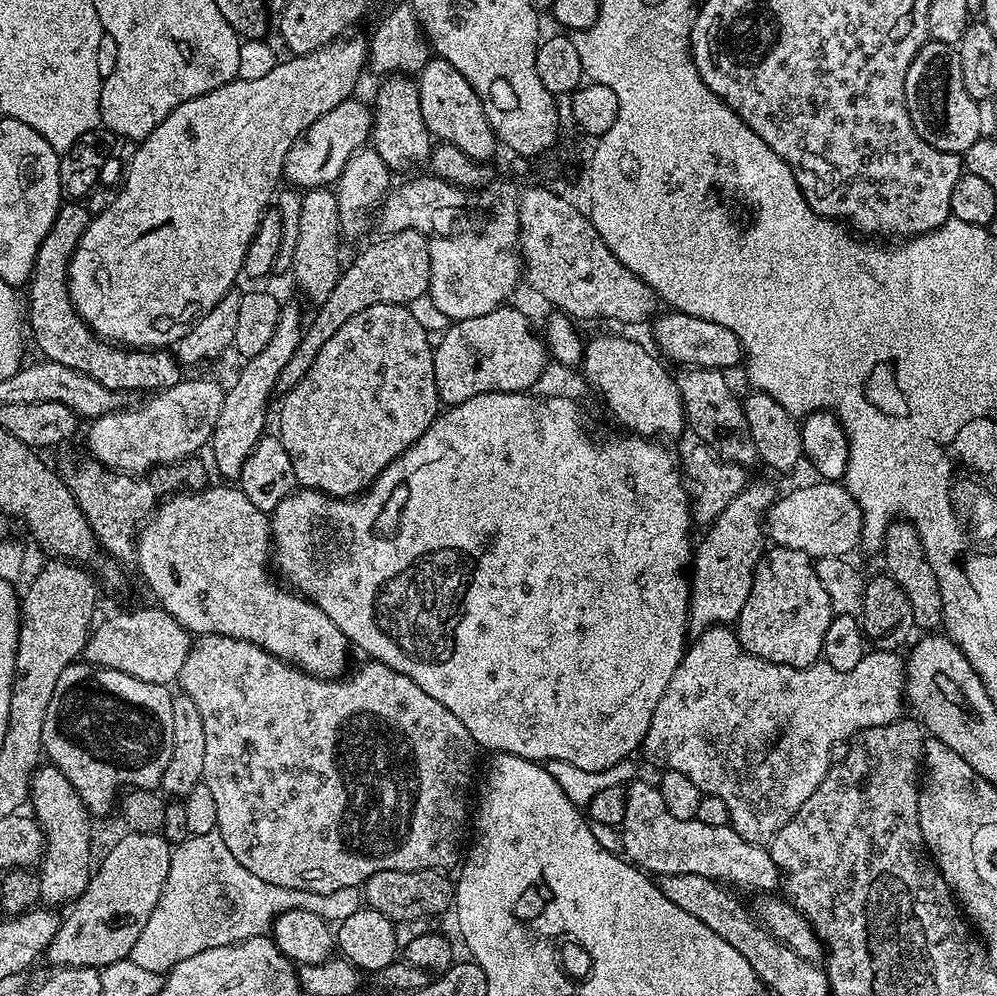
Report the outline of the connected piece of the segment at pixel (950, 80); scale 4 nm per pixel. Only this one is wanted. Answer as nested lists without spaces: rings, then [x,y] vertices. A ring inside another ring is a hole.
[[[929,39],[922,50],[918,50],[914,62],[910,62],[910,70],[906,70],[904,93],[910,122],[914,122],[914,130],[918,130],[920,137],[930,146],[943,152],[962,154],[980,139],[981,105],[966,94],[960,53],[953,45]]]

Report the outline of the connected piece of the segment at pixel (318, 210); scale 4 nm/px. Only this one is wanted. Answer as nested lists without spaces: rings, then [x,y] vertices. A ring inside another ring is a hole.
[[[310,188],[303,193],[302,214],[298,218],[298,246],[294,246],[294,258],[290,269],[291,275],[296,275],[296,284],[304,291],[304,296],[308,300],[313,300],[313,305],[319,306],[330,298],[330,290],[338,282],[342,271],[340,264],[340,207],[336,201],[335,191],[328,188]]]

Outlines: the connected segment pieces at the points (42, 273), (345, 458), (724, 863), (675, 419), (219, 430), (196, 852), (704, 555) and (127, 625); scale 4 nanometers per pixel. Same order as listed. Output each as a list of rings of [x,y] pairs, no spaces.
[[[64,202],[61,203],[58,214],[54,218],[54,226],[42,238],[42,246],[38,246],[38,254],[34,258],[32,267],[32,279],[26,285],[28,291],[28,304],[26,300],[26,324],[30,329],[30,336],[36,339],[36,344],[40,347],[40,356],[45,360],[53,360],[62,366],[68,366],[70,370],[76,370],[94,378],[102,386],[106,386],[115,392],[131,394],[131,392],[148,392],[155,394],[172,388],[180,383],[182,379],[182,365],[175,355],[168,350],[133,350],[125,348],[119,344],[111,343],[100,339],[95,332],[89,328],[82,317],[76,313],[76,308],[72,305],[72,299],[68,293],[68,264],[72,261],[74,250],[82,238],[90,219],[90,213],[83,203]]]
[[[375,304],[362,310],[362,314],[354,314],[354,318],[350,318],[340,327],[338,334],[334,334],[334,338],[330,338],[330,342],[326,342],[326,346],[322,346],[322,350],[318,350],[318,358],[314,358],[314,366],[310,366],[310,370],[306,370],[302,382],[298,382],[298,386],[283,393],[284,401],[280,404],[278,435],[282,446],[286,446],[286,454],[290,454],[290,463],[294,466],[296,483],[301,489],[312,488],[316,492],[325,492],[327,496],[341,498],[359,496],[367,492],[382,472],[411,444],[416,444],[418,438],[422,438],[422,434],[426,434],[428,427],[436,421],[442,411],[438,382],[434,382],[433,351],[434,344],[429,332],[422,330],[422,326],[418,326],[418,322],[411,316],[410,310],[403,304]]]
[[[635,782],[626,790],[626,816],[620,831],[623,853],[638,868],[654,876],[698,874],[753,892],[772,892],[781,885],[781,870],[767,847],[746,842],[731,825],[711,826],[696,819],[676,819],[666,808],[657,785]]]
[[[596,336],[583,345],[584,376],[600,391],[600,396],[608,403],[613,418],[618,423],[625,424],[629,433],[645,438],[680,436],[686,432],[682,394],[676,385],[676,376],[668,373],[664,369],[665,361],[655,351],[652,352],[647,352],[638,341],[627,340],[624,336]]]
[[[285,303],[280,310],[280,321],[278,322],[278,326],[274,328],[274,335],[270,338],[270,342],[267,344],[264,349],[261,350],[259,354],[254,354],[254,358],[250,358],[249,360],[244,360],[241,363],[240,373],[236,376],[236,381],[232,384],[232,389],[229,387],[224,394],[224,401],[222,402],[222,410],[218,414],[218,418],[216,419],[216,425],[212,428],[212,439],[210,441],[210,449],[212,448],[212,460],[211,463],[214,465],[216,463],[216,468],[221,472],[222,475],[225,476],[225,481],[232,482],[237,479],[240,475],[240,471],[242,470],[244,463],[246,462],[246,458],[250,458],[250,454],[254,450],[254,446],[257,442],[259,442],[260,437],[265,435],[266,428],[264,428],[264,423],[268,420],[268,403],[272,400],[272,391],[275,393],[277,391],[278,385],[280,383],[280,375],[282,374],[282,370],[286,366],[286,362],[290,362],[290,358],[294,354],[294,350],[298,350],[298,342],[300,341],[302,335],[302,323],[300,324],[300,308],[296,304],[287,304]]]
[[[219,832],[189,836],[186,842],[175,845],[170,862],[170,874],[164,883],[162,898],[150,922],[142,926],[138,942],[134,942],[131,960],[151,972],[167,974],[178,962],[227,944],[240,944],[255,936],[265,935],[273,920],[290,910],[310,910],[318,918],[339,922],[350,918],[362,906],[360,888],[343,888],[330,894],[306,890],[290,890],[262,882],[250,874],[234,854],[230,854]]]
[[[760,480],[749,483],[718,514],[718,518],[710,525],[707,525],[704,537],[699,537],[694,548],[694,555],[690,565],[690,595],[688,597],[688,630],[689,633],[699,634],[707,628],[717,626],[732,626],[742,614],[742,606],[746,606],[746,598],[750,598],[750,590],[754,582],[756,567],[760,557],[766,551],[766,513],[772,504],[778,499],[778,491],[772,484]]]
[[[151,607],[120,612],[104,621],[101,619],[88,633],[83,659],[98,668],[130,674],[130,678],[138,678],[142,682],[171,685],[171,680],[173,683],[179,677],[182,662],[186,662],[186,654],[192,649],[194,640],[165,608]]]

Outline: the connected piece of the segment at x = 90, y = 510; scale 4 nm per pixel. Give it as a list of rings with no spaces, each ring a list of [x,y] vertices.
[[[88,458],[81,468],[70,469],[66,472],[66,479],[68,489],[84,511],[88,525],[94,530],[96,543],[121,565],[132,564],[136,559],[137,535],[158,504],[158,493],[151,479],[137,478],[132,474],[121,474],[105,468],[95,458]]]

